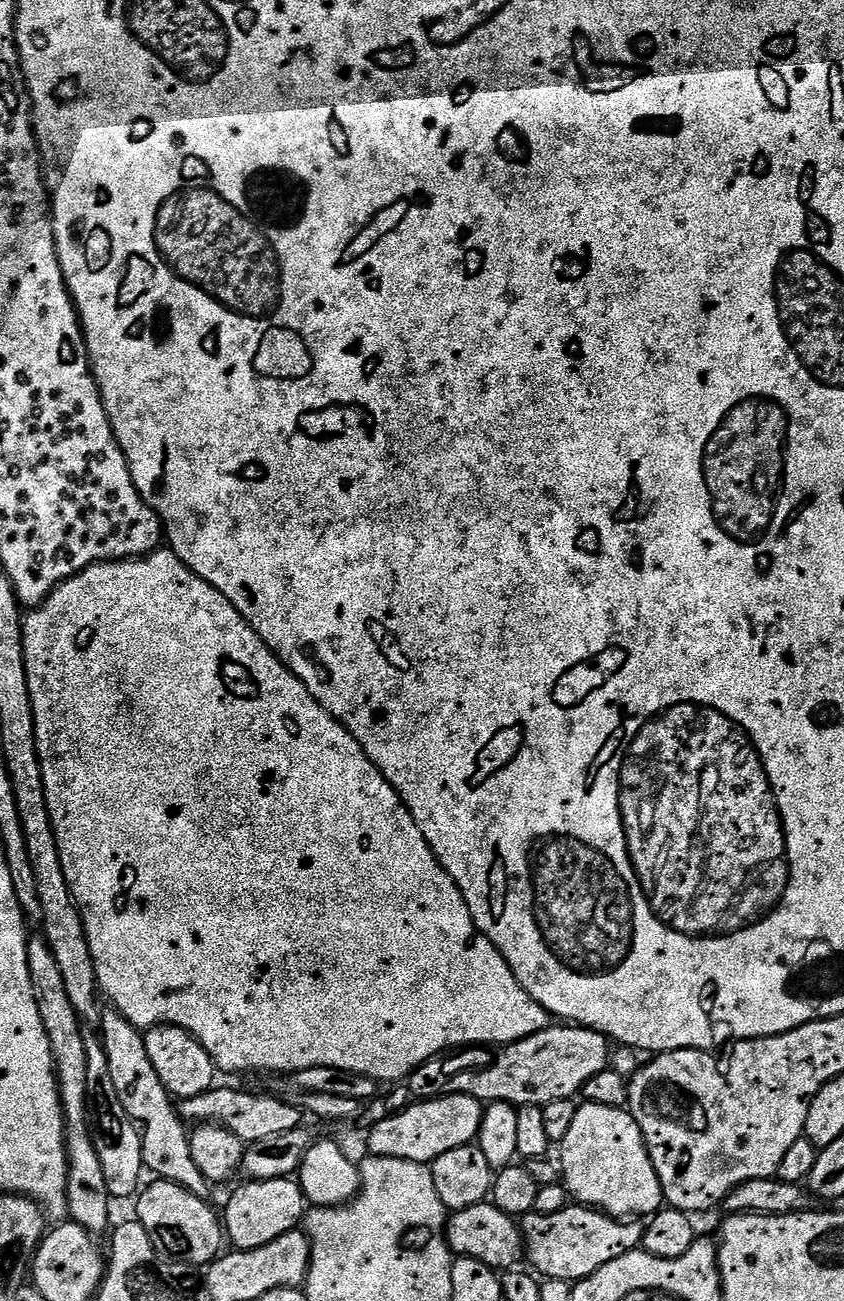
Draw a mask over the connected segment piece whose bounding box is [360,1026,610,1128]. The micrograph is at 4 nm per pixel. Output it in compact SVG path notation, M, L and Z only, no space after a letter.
M549 1026L524 1040L497 1047L485 1068L464 1068L446 1076L443 1059L433 1058L411 1073L385 1100L371 1101L361 1113L360 1122L371 1128L386 1117L405 1108L413 1100L438 1096L469 1096L481 1102L513 1106L543 1106L559 1100L571 1100L608 1064L609 1037L583 1026Z

